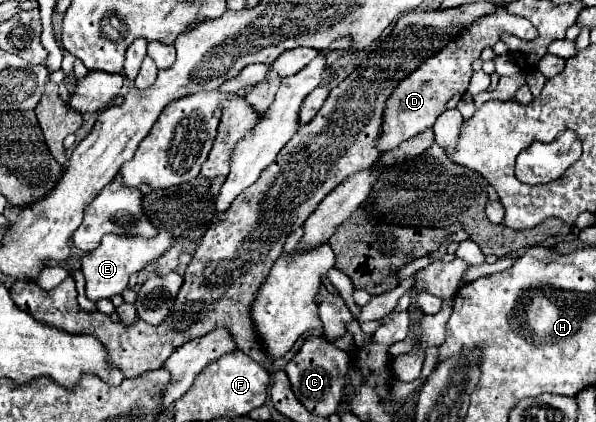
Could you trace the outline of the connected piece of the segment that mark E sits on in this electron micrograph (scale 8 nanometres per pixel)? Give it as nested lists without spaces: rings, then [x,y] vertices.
[[[160,230],[154,238],[142,238],[142,236],[118,236],[118,234],[106,234],[100,242],[100,246],[92,252],[88,252],[82,258],[82,272],[86,276],[86,296],[94,302],[102,298],[112,298],[114,294],[120,294],[128,286],[128,278],[132,274],[138,274],[144,270],[150,262],[160,258],[174,242],[176,238]]]

